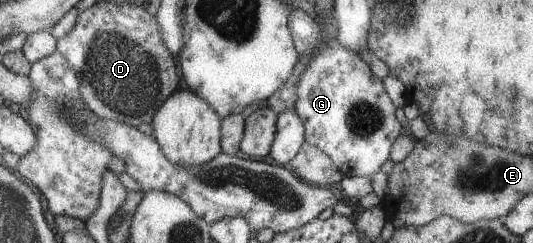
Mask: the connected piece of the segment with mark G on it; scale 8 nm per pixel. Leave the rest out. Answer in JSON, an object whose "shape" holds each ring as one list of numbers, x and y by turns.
{"shape":[[337,38,319,49,307,73,303,73,295,109,305,124,306,142,327,153,345,176,374,176,390,159,393,144,403,131,395,113,395,105,385,91,383,78,377,77,371,66,359,57,359,53]]}

